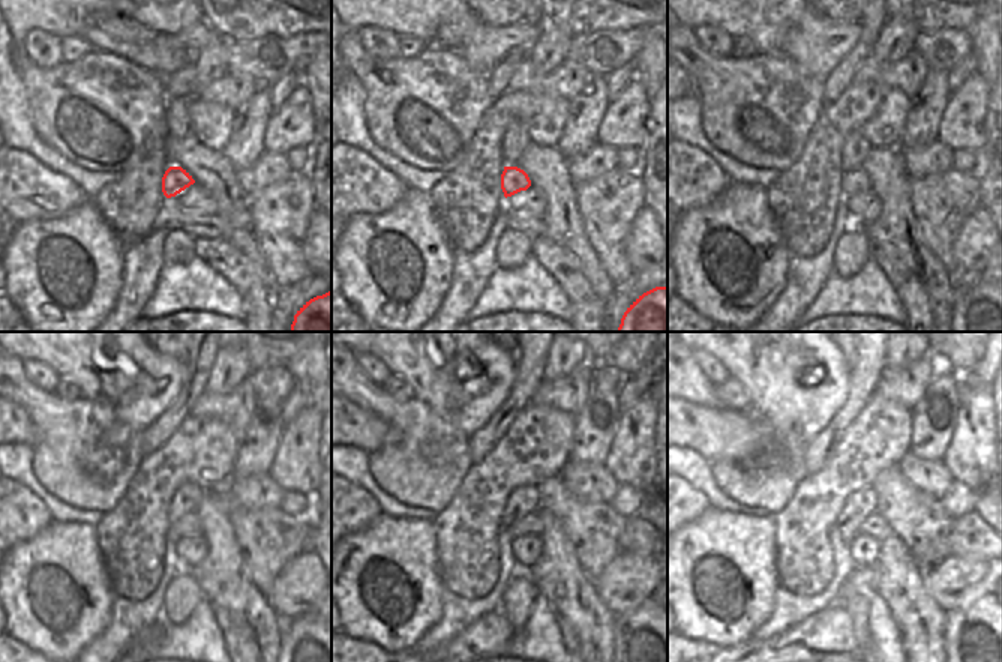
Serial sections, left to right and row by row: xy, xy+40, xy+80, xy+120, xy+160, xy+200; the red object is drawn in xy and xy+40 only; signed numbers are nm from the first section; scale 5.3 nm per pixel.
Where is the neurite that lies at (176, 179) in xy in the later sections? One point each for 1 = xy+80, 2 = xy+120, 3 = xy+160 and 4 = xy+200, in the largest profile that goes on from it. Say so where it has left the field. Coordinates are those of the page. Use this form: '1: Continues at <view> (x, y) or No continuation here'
1: Continues at xy+80 (854, 182)
2: Continues at xy+120 (189, 524)
3: Continues at xy+160 (531, 524)
4: Continues at xy+200 (875, 526)

